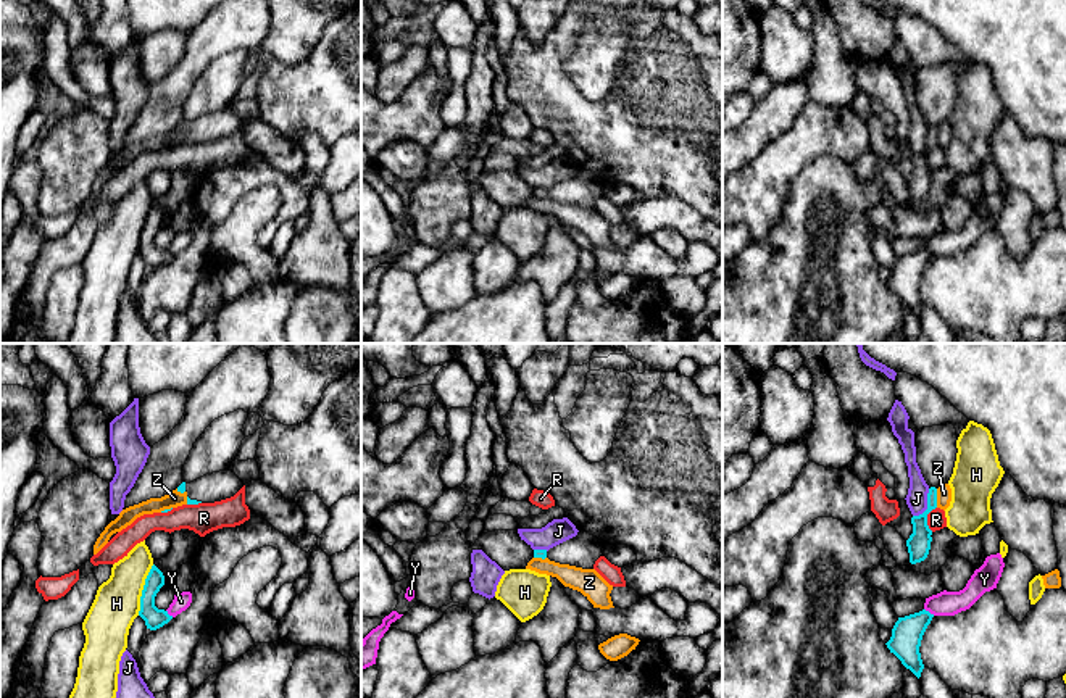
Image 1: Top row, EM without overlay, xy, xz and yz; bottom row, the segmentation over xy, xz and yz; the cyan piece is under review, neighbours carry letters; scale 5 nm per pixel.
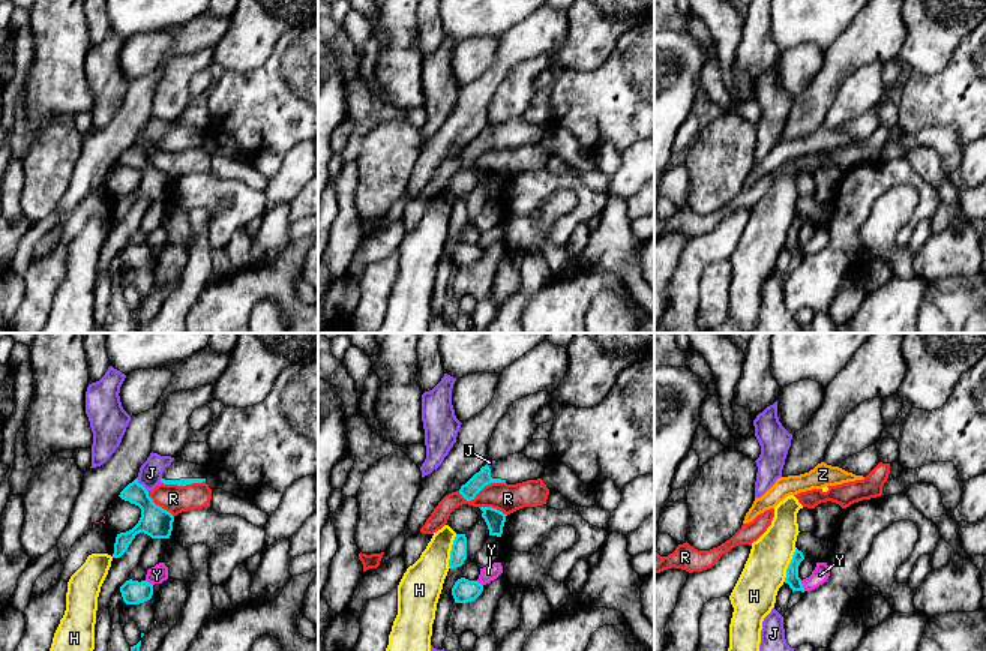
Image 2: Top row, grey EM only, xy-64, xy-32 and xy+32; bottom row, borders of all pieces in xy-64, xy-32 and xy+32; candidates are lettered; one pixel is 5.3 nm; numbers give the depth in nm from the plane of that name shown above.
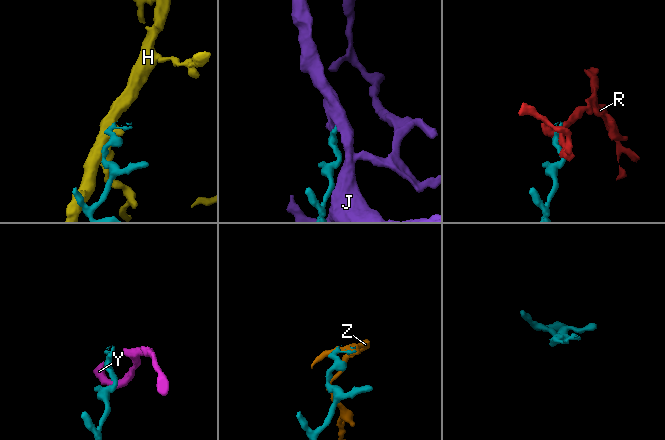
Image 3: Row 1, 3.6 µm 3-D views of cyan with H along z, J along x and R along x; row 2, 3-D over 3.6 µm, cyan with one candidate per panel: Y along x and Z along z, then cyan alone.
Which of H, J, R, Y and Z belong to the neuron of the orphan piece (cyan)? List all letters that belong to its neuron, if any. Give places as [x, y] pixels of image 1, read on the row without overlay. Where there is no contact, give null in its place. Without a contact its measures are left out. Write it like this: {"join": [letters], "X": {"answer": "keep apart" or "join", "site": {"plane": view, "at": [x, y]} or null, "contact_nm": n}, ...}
{"join": [], "H": {"answer": "keep apart", "site": {"plane": "xy", "at": [142, 229]}, "contact_nm": 260}, "J": {"answer": "keep apart", "site": {"plane": "yz", "at": [928, 144]}, "contact_nm": 170}, "R": {"answer": "keep apart", "site": {"plane": "yz", "at": [926, 158]}, "contact_nm": 130}, "Y": {"answer": "keep apart", "site": {"plane": "yz", "at": [928, 250]}, "contact_nm": 70}, "Z": {"answer": "keep apart", "site": {"plane": "yz", "at": [936, 137]}, "contact_nm": 100}}

